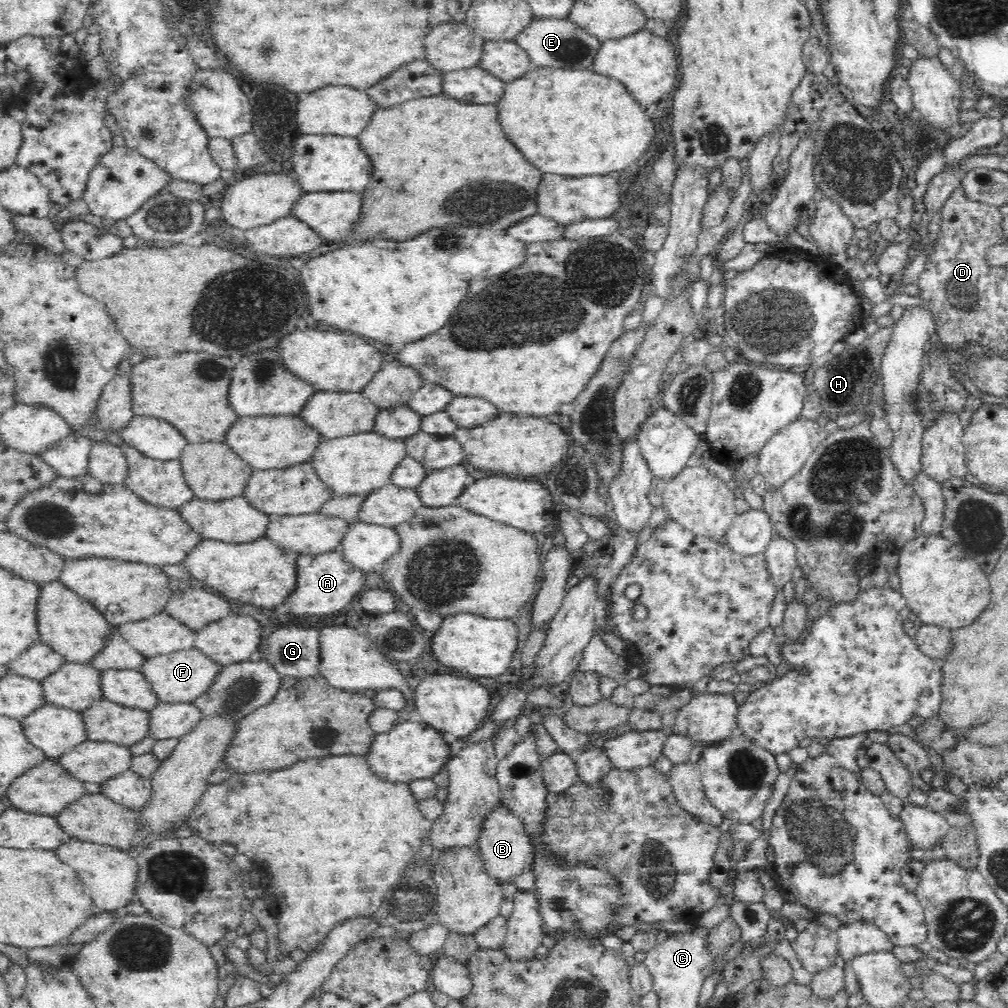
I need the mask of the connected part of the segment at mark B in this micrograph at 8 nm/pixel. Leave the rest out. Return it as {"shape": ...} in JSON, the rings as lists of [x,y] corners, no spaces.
{"shape":[[[504,805],[498,806],[482,826],[479,838],[478,853],[482,856],[482,867],[498,880],[500,885],[510,884],[520,874],[524,874],[524,866],[528,857],[533,854],[533,843],[524,830],[524,823],[520,818],[514,816]]]}

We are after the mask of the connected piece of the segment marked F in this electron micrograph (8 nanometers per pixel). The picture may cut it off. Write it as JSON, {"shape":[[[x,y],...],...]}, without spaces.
{"shape":[[[192,647],[148,658],[140,670],[148,677],[148,682],[152,683],[152,689],[158,693],[161,703],[193,702],[198,696],[208,692],[208,688],[223,672],[224,666],[225,664],[216,662],[199,648]]]}

